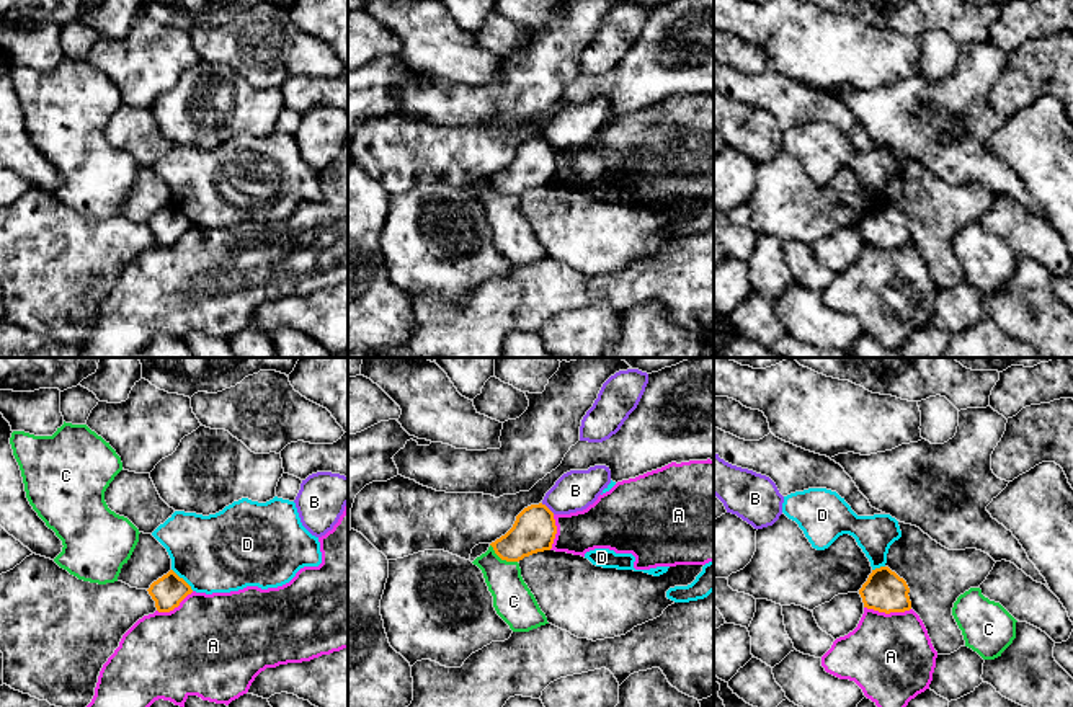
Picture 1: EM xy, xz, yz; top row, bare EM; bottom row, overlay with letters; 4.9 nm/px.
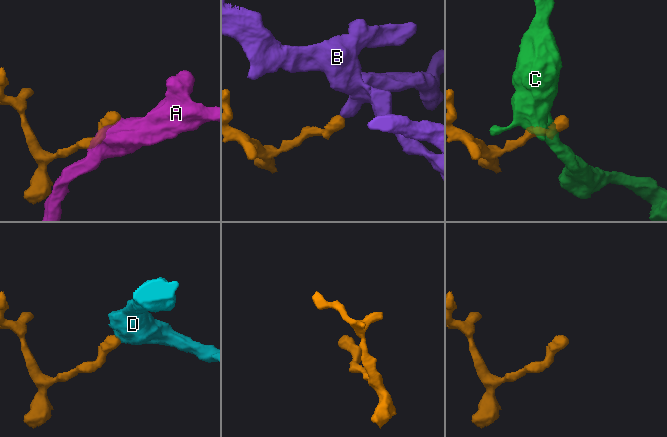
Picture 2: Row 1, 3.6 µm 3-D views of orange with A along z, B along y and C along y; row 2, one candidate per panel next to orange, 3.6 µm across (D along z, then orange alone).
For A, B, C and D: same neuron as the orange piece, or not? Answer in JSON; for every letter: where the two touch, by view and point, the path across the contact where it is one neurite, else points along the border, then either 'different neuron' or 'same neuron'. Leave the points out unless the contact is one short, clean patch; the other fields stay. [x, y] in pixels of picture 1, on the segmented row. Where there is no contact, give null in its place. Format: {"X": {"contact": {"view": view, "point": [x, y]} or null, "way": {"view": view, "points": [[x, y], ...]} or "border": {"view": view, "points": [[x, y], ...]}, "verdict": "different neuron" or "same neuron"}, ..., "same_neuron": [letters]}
{"A": {"contact": {"view": "yz", "point": [887, 613]}, "verdict": "different neuron"}, "B": {"contact": {"view": "xz", "point": [546, 506]}, "border": {"view": "xz", "points": [[541, 503], [554, 513]]}, "verdict": "different neuron"}, "C": {"contact": {"view": "xz", "point": [502, 559]}, "border": {"view": "xz", "points": [[490, 544], [502, 559], [516, 562]]}, "verdict": "different neuron"}, "D": {"contact": {"view": "xy", "point": [183, 580]}, "border": {"view": "xy", "points": [[172, 569], [193, 590]]}, "verdict": "different neuron"}, "same_neuron": []}

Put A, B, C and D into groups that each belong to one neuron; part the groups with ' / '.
A / B / C / D

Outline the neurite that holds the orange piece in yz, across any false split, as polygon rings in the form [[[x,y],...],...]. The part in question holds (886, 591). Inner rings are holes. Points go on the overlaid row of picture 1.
[[[888,567],[872,570],[867,581],[859,589],[864,607],[879,612],[905,612],[911,609],[910,588]]]

